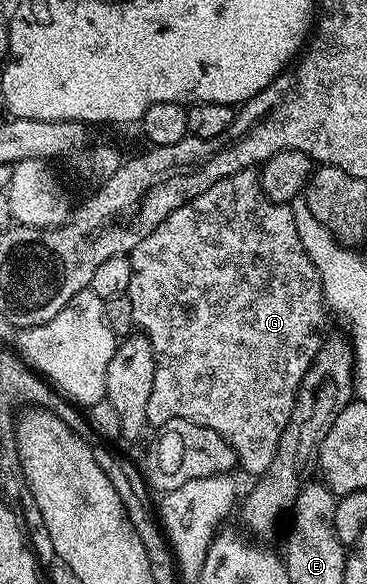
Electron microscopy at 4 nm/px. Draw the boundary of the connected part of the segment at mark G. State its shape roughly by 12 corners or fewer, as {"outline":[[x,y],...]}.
{"outline":[[239,171],[132,250],[146,417],[270,469],[320,352],[294,213]]}

